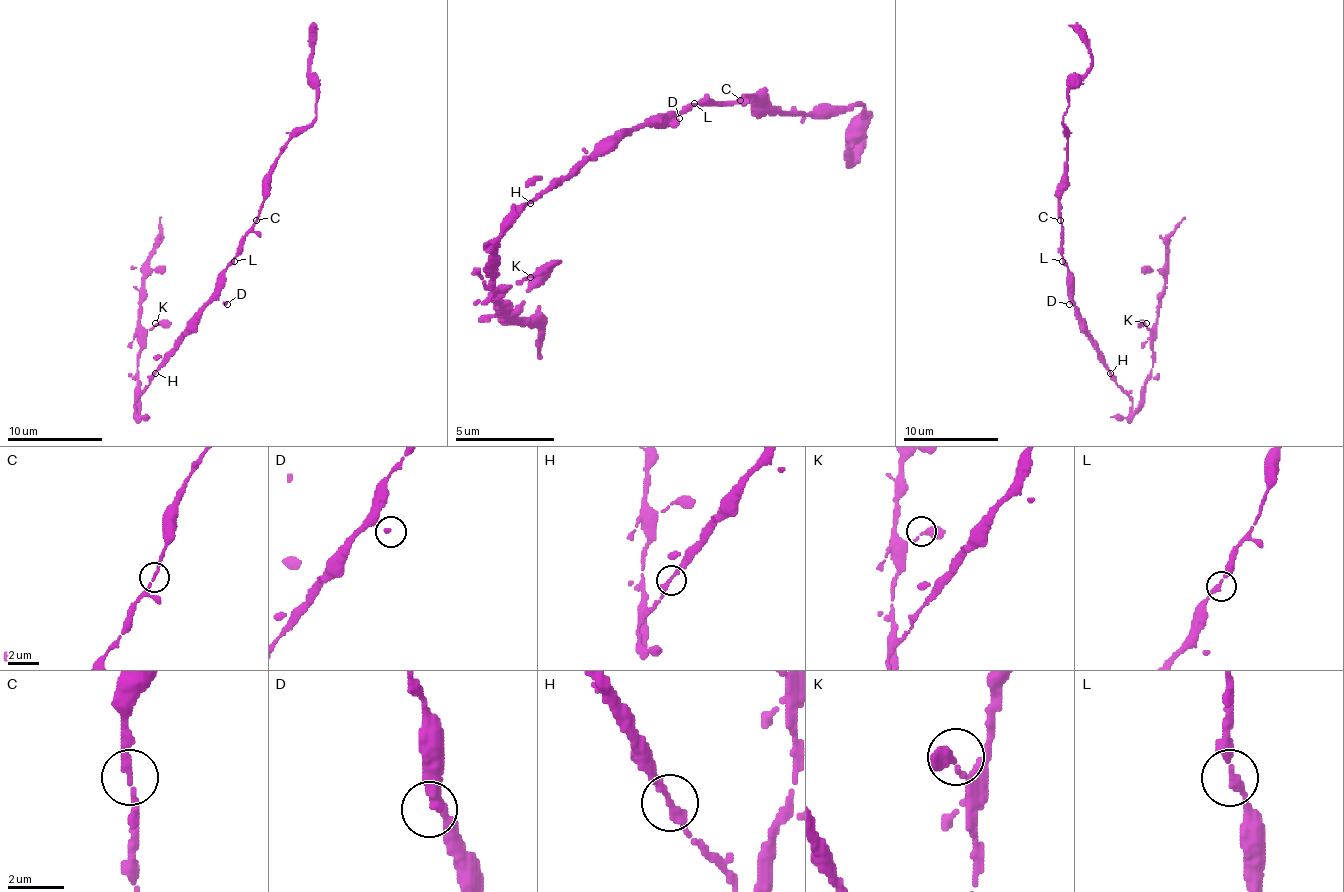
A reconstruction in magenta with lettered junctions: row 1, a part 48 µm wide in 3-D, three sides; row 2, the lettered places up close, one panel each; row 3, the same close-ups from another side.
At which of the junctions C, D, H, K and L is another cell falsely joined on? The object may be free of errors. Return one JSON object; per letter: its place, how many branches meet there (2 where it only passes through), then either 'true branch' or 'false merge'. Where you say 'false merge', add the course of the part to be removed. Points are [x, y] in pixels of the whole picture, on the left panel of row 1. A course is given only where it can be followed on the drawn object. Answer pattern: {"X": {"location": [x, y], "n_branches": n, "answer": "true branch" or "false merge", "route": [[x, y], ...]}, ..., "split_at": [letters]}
{"C": {"location": [256, 220], "n_branches": 2, "answer": "true branch"}, "D": {"location": [227, 304], "n_branches": 1, "answer": "true branch"}, "H": {"location": [155, 373], "n_branches": 2, "answer": "true branch"}, "K": {"location": [155, 323], "n_branches": 2, "answer": "true branch"}, "L": {"location": [234, 261], "n_branches": 2, "answer": "true branch"}, "split_at": []}

